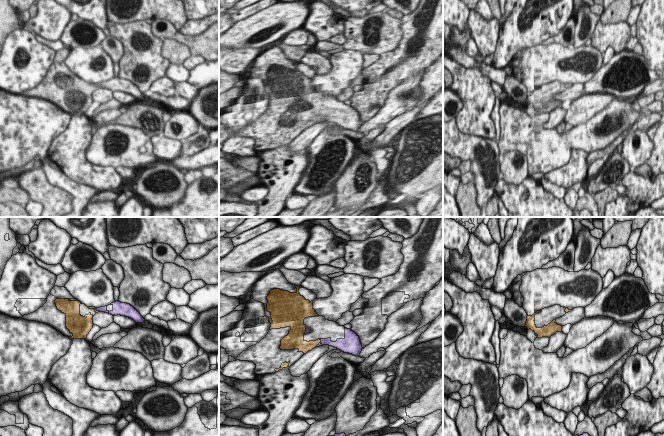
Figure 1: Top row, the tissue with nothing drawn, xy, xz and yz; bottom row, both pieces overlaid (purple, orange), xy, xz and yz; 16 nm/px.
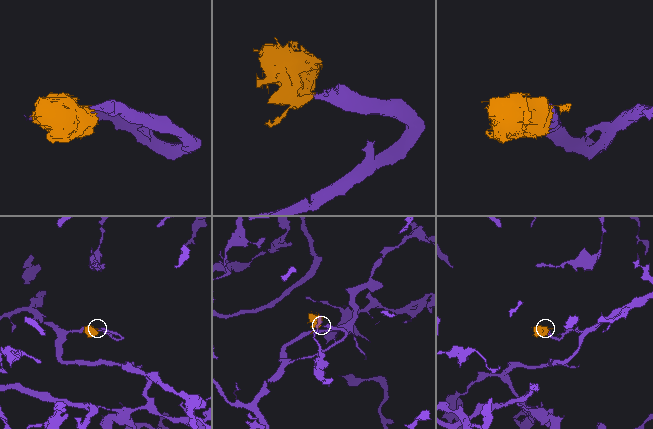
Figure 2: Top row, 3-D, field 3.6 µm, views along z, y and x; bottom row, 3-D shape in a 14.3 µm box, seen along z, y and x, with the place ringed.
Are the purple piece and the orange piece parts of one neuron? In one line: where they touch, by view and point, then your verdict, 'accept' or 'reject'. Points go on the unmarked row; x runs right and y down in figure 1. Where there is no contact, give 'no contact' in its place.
meets purple in xz at (321, 117); accept

